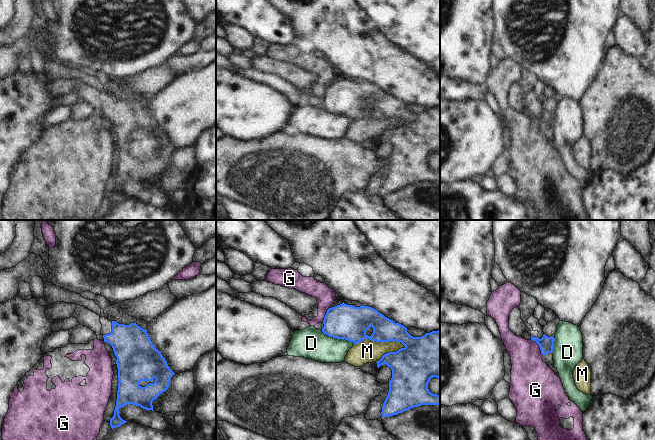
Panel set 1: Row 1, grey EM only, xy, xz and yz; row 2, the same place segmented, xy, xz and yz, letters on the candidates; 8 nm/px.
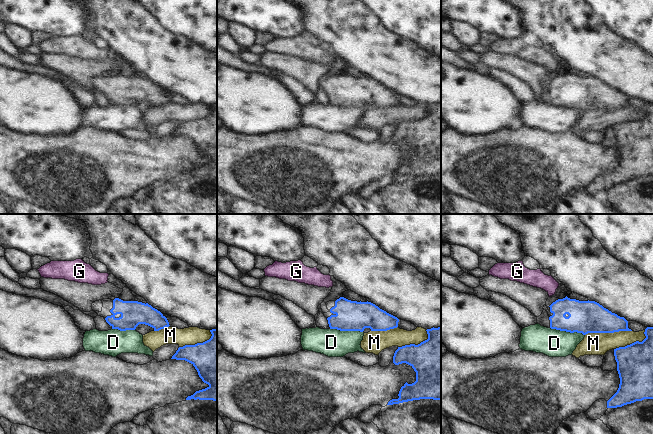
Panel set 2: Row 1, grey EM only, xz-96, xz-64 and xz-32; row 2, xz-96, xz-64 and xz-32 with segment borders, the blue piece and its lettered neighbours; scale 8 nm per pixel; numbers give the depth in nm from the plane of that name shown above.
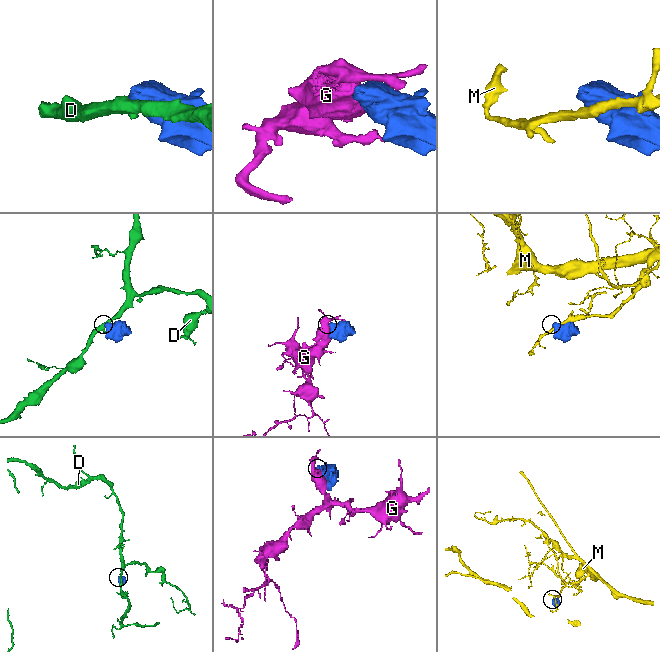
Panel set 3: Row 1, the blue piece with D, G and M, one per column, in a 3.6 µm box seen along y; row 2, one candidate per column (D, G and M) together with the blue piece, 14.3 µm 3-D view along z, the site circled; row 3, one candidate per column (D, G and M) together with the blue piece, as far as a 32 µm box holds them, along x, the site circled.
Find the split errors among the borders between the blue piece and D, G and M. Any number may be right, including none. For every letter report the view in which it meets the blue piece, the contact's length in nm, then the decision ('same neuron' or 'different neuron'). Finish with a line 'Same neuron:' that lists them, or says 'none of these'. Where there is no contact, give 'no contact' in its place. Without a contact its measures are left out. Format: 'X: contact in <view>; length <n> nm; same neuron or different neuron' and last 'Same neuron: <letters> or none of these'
D: contact in xz; length 280 nm; different neuron
G: contact in yz; length 170 nm; different neuron
M: contact in xz; length 420 nm; different neuron
Same neuron: none of these

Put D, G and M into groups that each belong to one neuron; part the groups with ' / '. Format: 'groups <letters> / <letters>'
groups D / G / M

